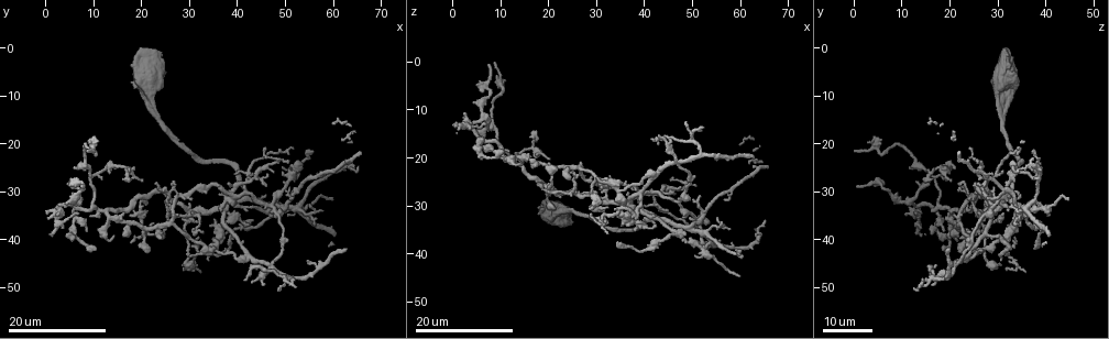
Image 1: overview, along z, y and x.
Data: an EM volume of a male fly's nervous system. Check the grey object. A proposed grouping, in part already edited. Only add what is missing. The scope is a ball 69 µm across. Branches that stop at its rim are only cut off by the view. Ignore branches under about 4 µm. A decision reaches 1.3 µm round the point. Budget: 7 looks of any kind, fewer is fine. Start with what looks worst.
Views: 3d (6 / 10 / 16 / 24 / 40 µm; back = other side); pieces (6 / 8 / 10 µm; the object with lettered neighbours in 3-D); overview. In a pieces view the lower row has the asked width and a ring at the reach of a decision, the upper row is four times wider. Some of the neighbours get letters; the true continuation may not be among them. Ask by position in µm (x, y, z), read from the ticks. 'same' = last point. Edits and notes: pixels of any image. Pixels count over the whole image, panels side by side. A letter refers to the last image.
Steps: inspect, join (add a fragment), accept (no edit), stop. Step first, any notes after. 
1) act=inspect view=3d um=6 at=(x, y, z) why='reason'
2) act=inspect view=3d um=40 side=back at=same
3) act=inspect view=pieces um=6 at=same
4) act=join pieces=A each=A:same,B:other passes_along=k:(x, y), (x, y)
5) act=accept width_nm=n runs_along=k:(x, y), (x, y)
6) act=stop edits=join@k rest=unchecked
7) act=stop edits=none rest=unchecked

act=inspect view=3d um=24 at=(45.5, 29.0, 27.5) why='an open end'

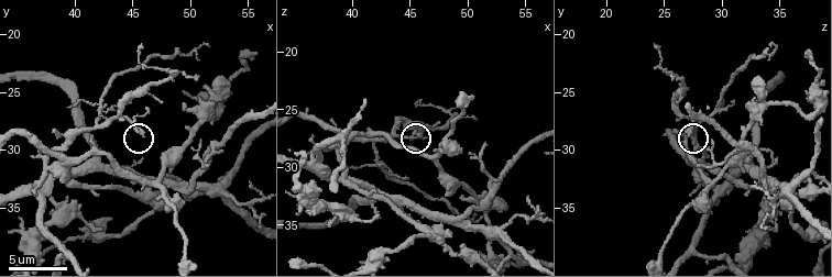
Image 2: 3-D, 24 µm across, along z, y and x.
act=inspect view=pieces um=6 at=(45.8, 28.6, 27.0)

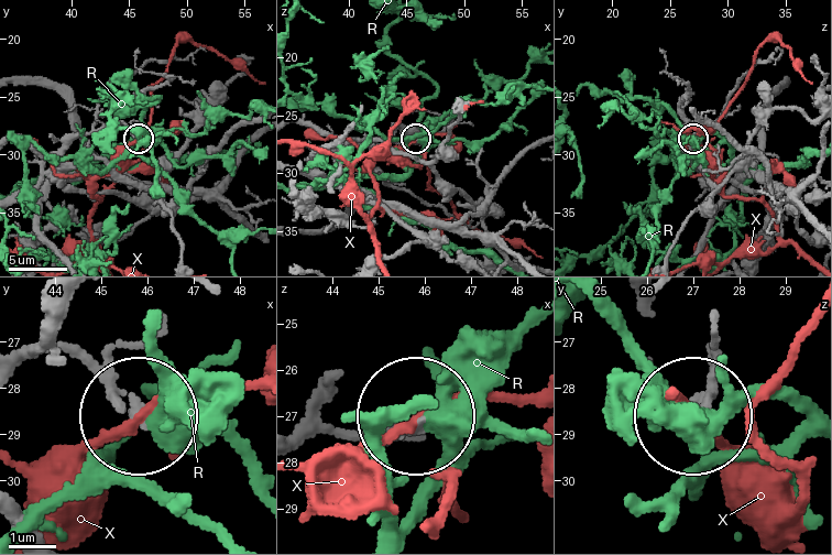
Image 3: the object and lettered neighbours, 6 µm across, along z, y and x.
act=accept each=R:other,X:other runs_along=3:(21, 363), (80, 352), (135, 415) found='none of them fits'

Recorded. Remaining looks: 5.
act=inspect view=pieces um=10 at=(36.8, 33.8, 27.2) why='thin end'

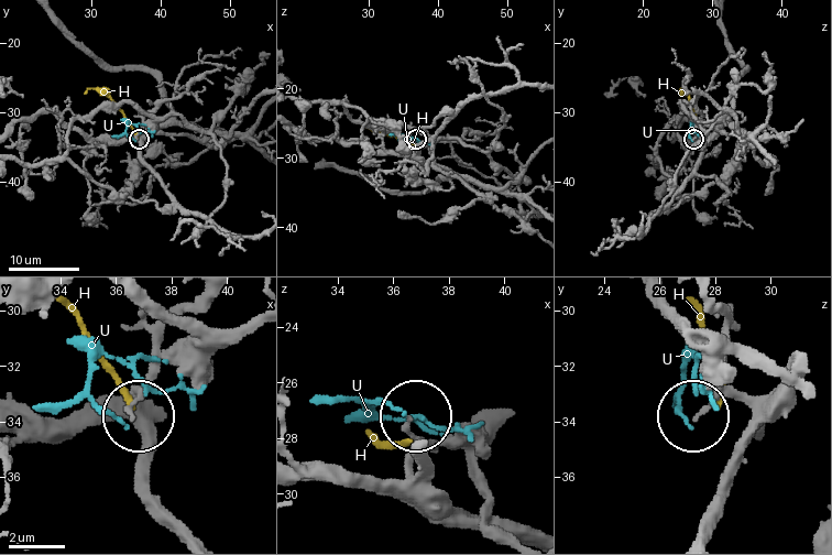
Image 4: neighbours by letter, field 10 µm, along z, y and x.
act=accept each=H:other,U:other found='none of them fits'

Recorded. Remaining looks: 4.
act=inspect view=pieces um=10 at=(55.4, 21.6, 37.4)

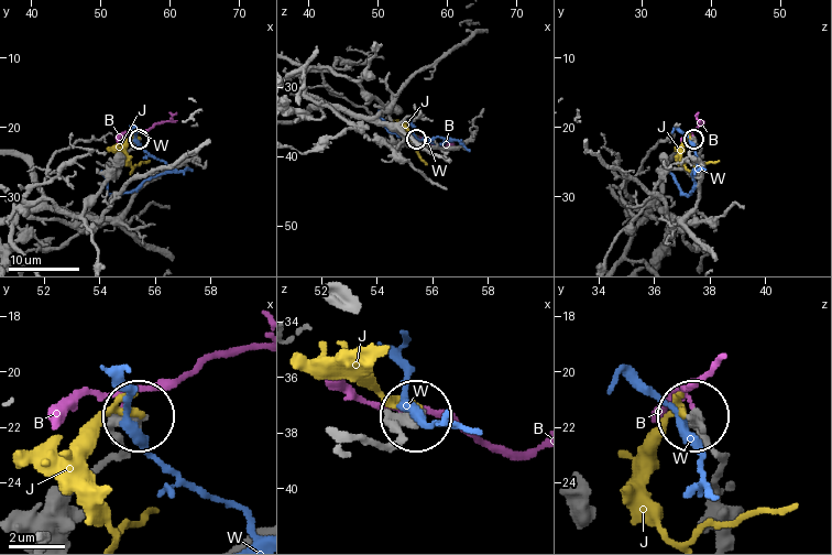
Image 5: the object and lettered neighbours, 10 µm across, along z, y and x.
act=accept width_nm=310 each=B:other,J:other,W:other runs_along=5:(363, 435), (384, 443), (411, 421) found='no lettered fragment goes on from it'

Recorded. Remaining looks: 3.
act=stop edits=none rest=unchecked

